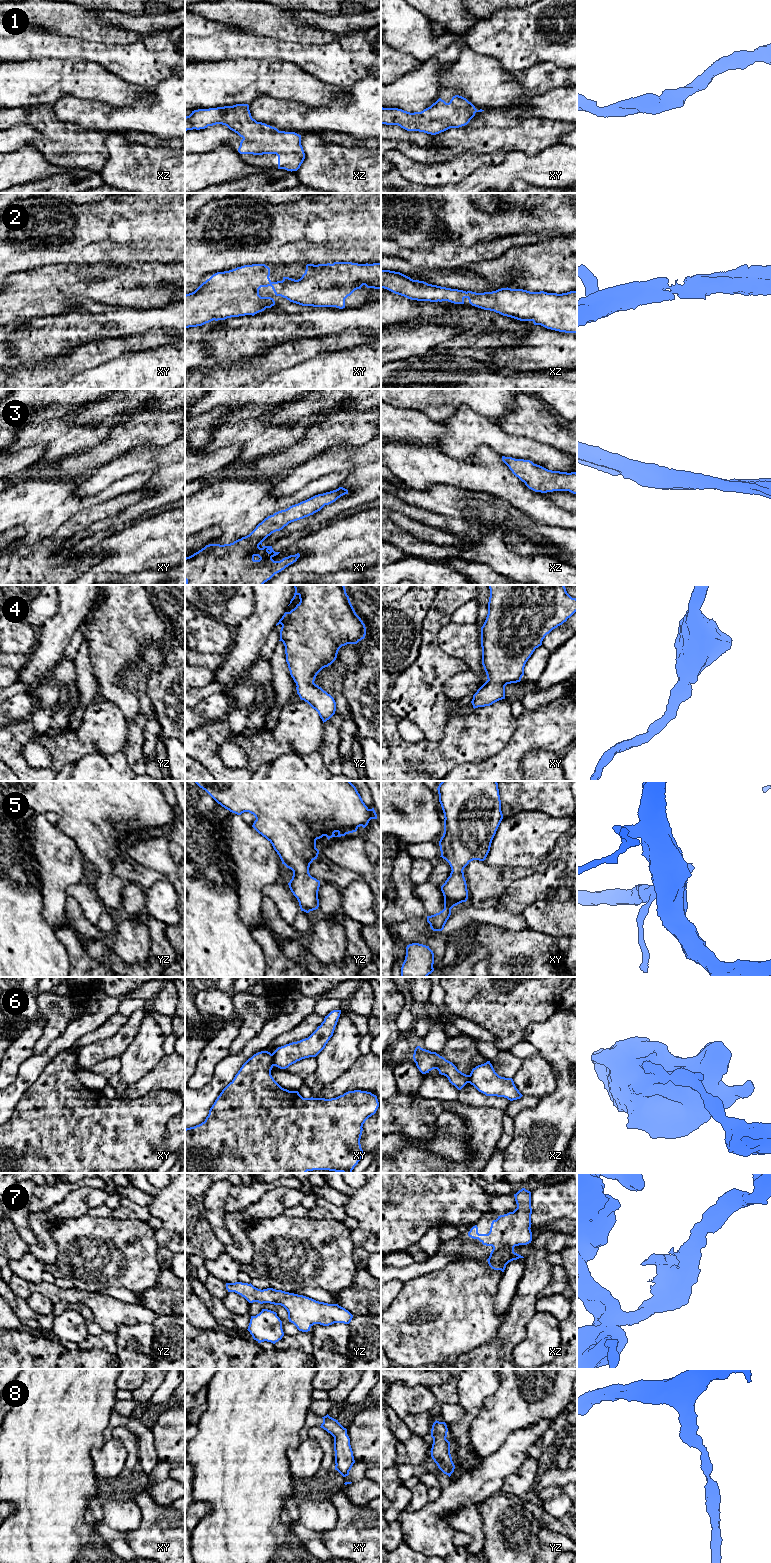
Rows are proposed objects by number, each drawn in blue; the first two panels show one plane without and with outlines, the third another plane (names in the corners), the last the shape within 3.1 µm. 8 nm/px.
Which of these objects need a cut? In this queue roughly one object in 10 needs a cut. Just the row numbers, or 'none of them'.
6

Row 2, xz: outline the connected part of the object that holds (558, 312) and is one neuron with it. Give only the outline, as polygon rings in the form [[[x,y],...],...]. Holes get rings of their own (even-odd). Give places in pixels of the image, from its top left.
[[[381,270],[381,288],[417,301],[448,301],[454,304],[464,304],[464,299],[467,298],[472,306],[484,310],[494,311],[520,321],[532,321],[534,325],[541,325],[559,332],[577,333],[577,291],[557,294],[544,291],[530,292],[507,287],[484,293],[466,292],[413,280],[400,272],[390,270]]]

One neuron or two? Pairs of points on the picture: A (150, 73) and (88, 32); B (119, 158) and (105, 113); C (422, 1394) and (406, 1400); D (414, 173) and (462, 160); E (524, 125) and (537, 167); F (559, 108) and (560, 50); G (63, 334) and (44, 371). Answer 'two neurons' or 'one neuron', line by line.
A: two neurons
B: two neurons
C: one neuron
D: one neuron
E: two neurons
F: two neurons
G: two neurons

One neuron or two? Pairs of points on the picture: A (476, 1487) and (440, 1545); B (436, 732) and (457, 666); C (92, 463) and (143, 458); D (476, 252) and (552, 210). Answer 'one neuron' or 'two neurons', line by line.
A: one neuron
B: one neuron
C: two neurons
D: two neurons

